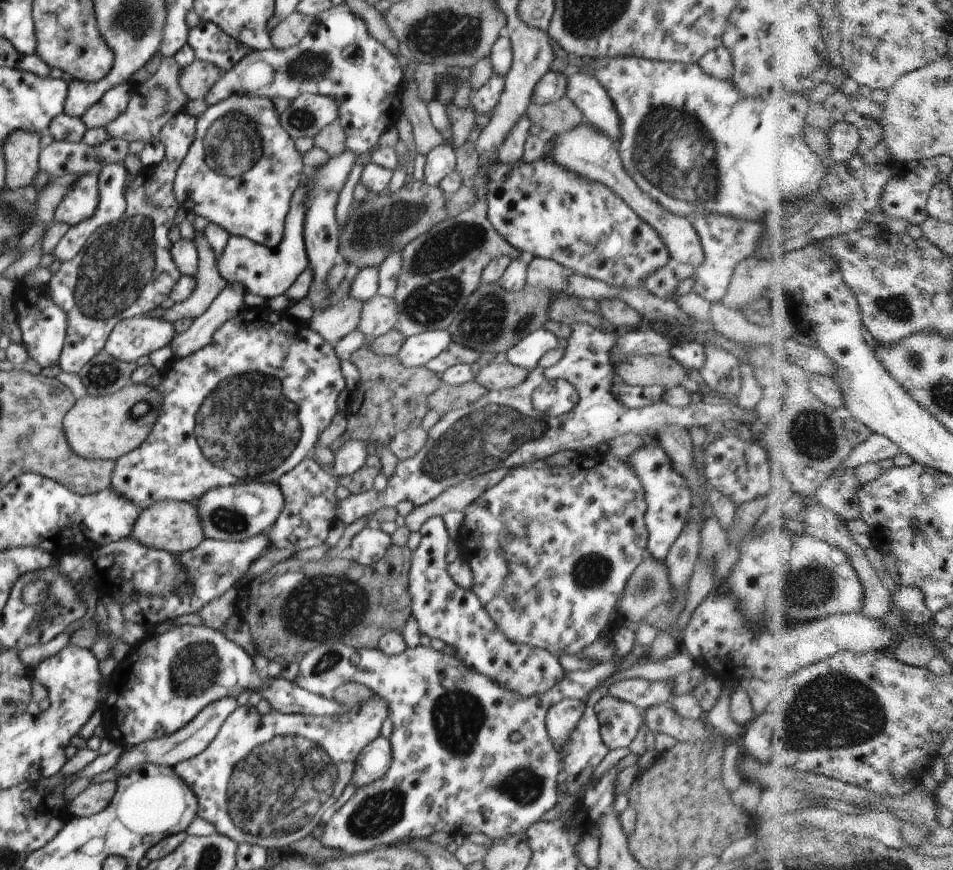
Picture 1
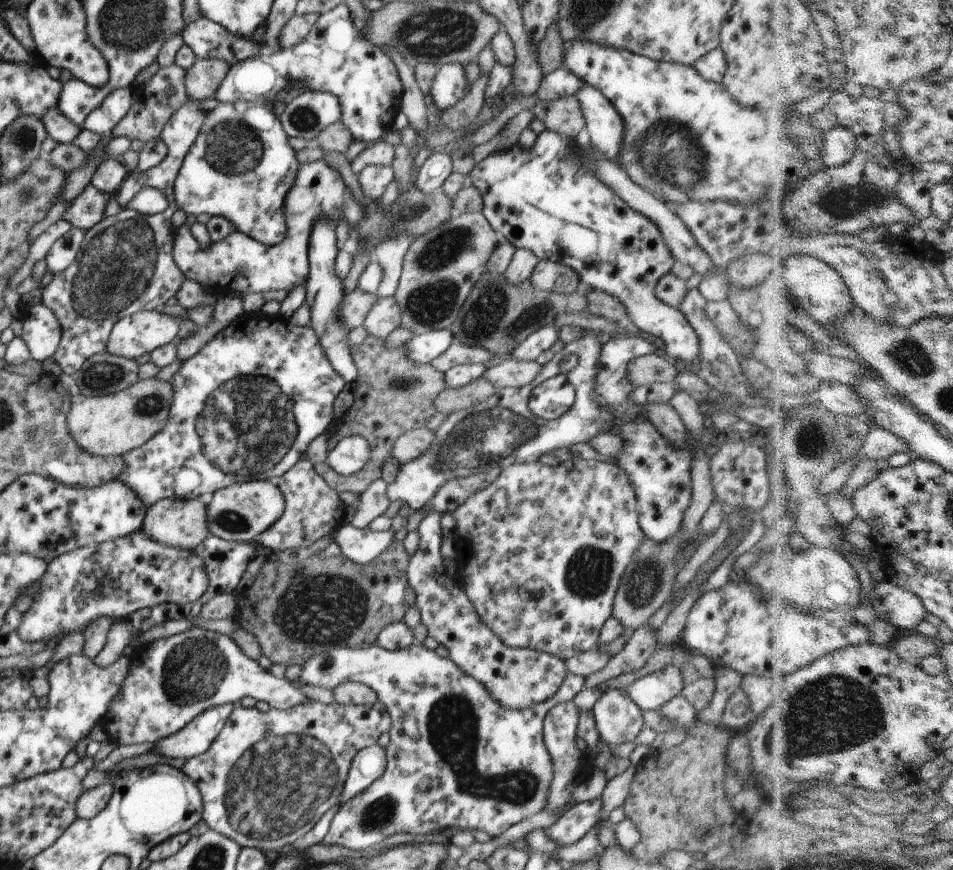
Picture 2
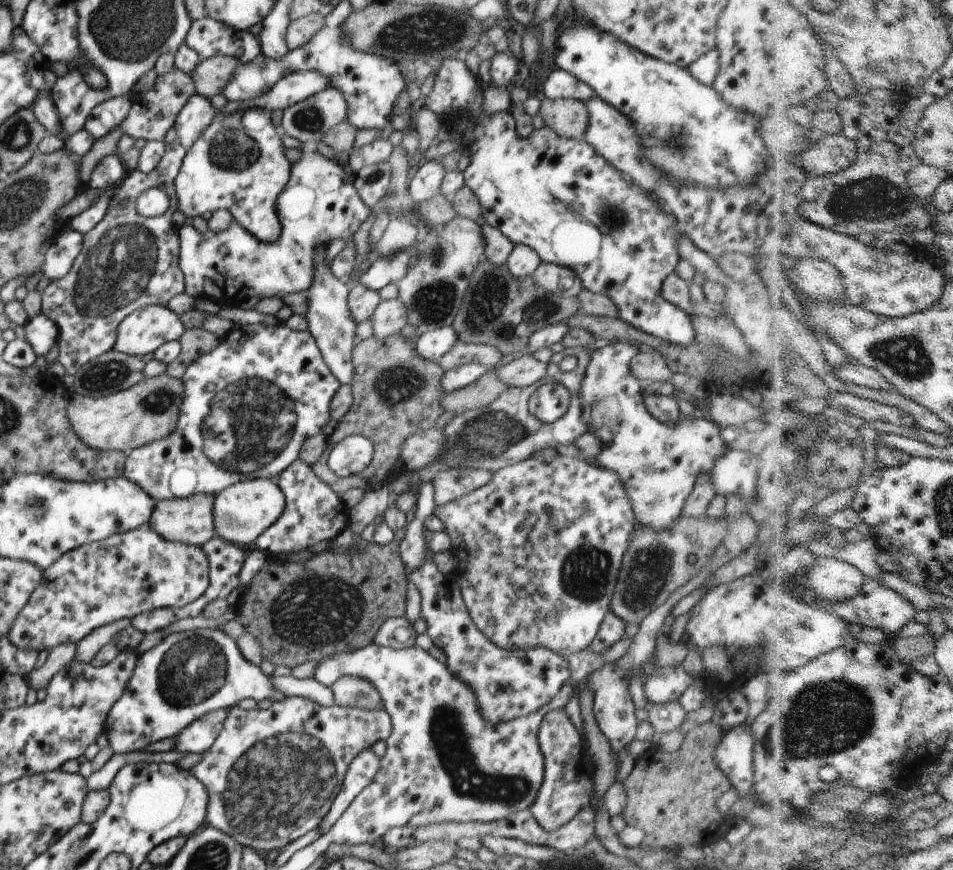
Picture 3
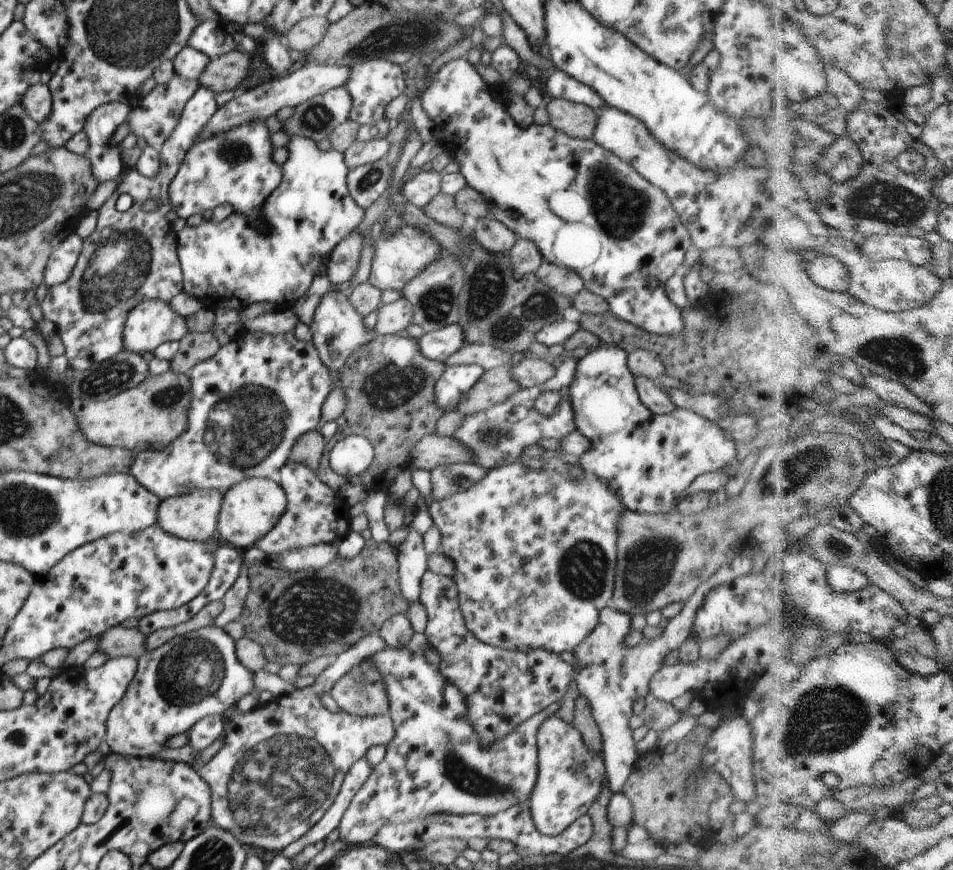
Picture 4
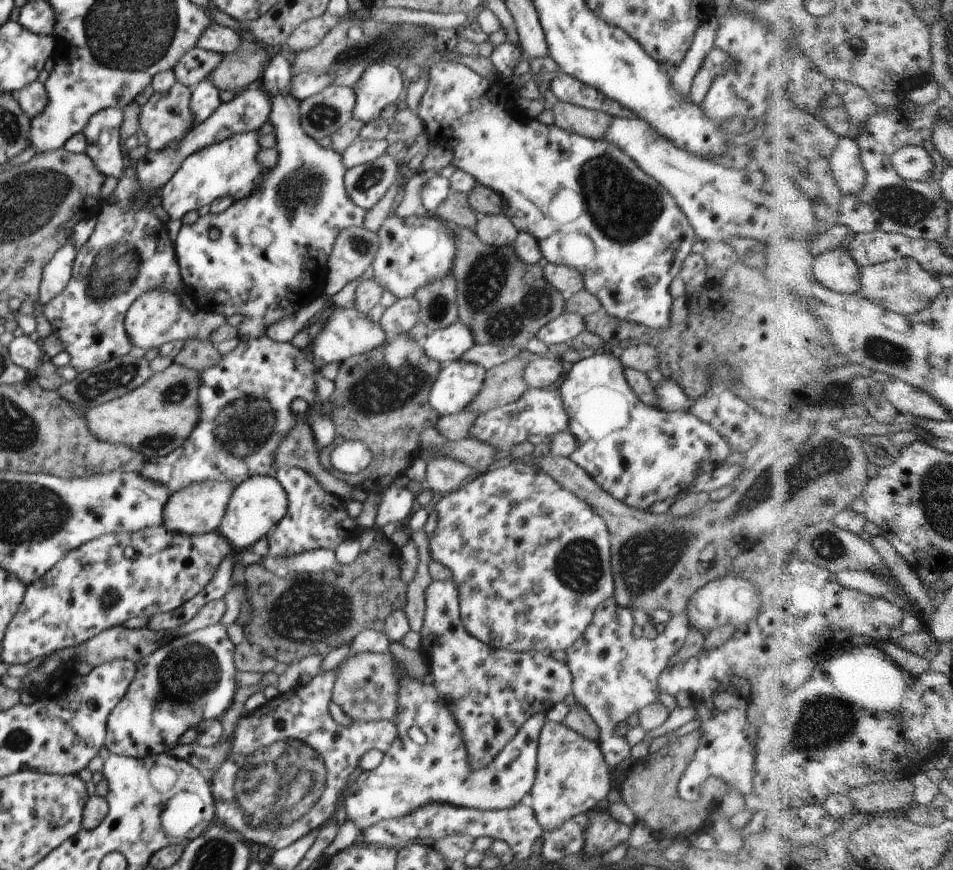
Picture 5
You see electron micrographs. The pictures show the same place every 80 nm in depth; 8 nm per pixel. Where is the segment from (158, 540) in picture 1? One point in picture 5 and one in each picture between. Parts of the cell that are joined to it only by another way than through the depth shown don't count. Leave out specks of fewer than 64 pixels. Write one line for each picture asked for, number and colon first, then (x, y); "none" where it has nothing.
2: (182, 523)
3: (190, 521)
4: (194, 516)
5: (199, 509)

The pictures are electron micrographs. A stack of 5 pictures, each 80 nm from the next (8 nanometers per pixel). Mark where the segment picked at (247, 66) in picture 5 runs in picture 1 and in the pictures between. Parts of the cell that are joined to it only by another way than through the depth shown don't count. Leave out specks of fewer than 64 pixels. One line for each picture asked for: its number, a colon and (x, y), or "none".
1: (195, 80)
2: (202, 79)
3: (210, 77)
4: (226, 73)

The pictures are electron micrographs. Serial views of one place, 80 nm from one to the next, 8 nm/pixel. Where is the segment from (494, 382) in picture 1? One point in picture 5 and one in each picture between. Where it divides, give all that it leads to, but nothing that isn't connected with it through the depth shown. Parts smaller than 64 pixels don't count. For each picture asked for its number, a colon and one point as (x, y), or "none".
2: (513, 373)
3: (522, 372)
4: (529, 372)
5: (542, 372)

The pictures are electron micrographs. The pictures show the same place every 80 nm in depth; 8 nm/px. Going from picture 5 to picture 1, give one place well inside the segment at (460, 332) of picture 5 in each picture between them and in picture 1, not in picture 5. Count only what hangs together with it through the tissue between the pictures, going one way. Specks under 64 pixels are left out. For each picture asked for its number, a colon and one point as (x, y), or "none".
1: (418, 350)
2: (423, 348)
3: (431, 346)
4: (437, 345)

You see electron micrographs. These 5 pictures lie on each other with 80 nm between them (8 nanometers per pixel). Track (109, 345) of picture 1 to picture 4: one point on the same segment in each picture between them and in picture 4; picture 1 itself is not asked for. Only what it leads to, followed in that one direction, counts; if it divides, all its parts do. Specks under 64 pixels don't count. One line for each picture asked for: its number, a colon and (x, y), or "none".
2: (140, 333)
3: (142, 332)
4: (150, 324)

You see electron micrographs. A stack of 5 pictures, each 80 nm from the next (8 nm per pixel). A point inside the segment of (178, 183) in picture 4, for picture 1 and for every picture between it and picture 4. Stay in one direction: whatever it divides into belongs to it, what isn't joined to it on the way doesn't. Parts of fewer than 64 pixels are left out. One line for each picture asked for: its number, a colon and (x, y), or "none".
1: (240, 173)
2: (240, 167)
3: (238, 164)

